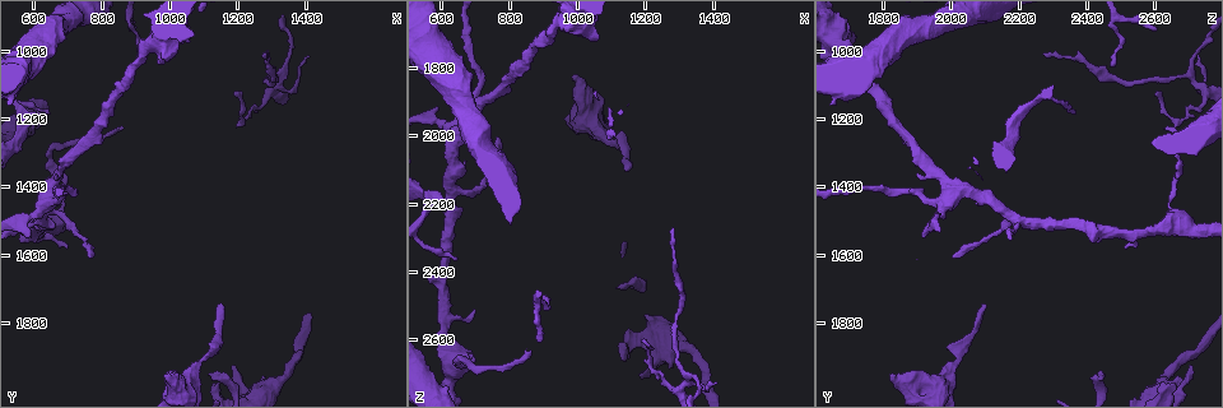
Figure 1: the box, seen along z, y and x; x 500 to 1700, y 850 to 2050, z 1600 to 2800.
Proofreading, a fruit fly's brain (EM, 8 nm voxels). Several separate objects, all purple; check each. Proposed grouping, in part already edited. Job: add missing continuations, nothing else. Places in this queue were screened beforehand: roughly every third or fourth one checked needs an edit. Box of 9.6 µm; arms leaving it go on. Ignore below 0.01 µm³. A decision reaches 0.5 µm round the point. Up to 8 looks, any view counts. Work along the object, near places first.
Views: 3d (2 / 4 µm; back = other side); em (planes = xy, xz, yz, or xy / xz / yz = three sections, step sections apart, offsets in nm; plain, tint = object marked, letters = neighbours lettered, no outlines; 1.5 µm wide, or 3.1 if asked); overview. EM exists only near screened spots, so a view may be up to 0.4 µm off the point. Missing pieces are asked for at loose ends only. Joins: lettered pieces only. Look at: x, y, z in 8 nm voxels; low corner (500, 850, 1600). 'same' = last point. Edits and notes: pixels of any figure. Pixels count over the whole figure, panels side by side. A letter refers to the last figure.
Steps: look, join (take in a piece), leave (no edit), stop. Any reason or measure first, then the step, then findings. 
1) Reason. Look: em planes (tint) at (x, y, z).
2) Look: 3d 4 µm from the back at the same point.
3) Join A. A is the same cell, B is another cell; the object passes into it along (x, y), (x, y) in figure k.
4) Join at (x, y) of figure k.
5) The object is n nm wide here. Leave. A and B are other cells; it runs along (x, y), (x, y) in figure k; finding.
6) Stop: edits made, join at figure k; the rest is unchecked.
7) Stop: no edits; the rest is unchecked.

End of a long branch. Look: em xz step 4 (letters) at (860, 1220, 2630).

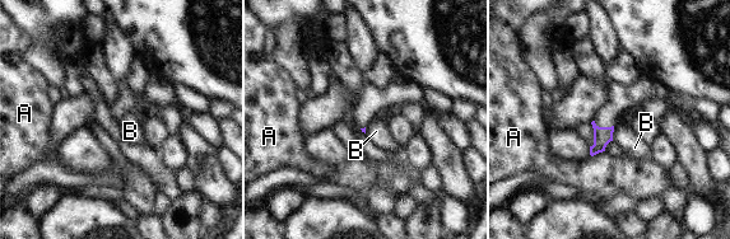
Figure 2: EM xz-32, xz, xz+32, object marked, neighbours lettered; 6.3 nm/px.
Leave. A and B are other cells; a border runs along (614, 126), (612, 140) in figure 2; none of them fits.

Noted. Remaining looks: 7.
Free end. Look: em planes (letters) at (590, 1540, 1930).

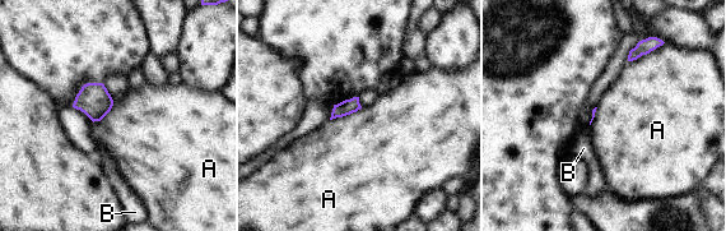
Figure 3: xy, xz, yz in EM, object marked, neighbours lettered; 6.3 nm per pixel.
The longest contact is with A, 220 nm. Leave. A and B are other cells; a border runs along (362, 107), (330, 120) in figure 3; none of them fits.

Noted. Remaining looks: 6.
Tapers out. Look: em xz step 4 (tint) at (1130, 1750, 2100).

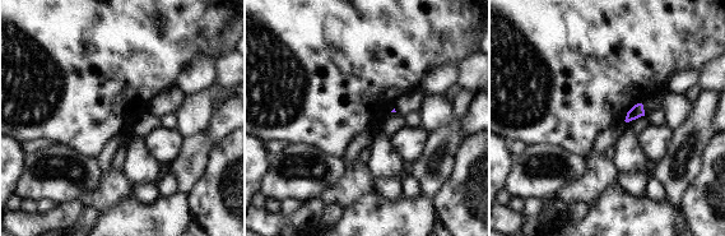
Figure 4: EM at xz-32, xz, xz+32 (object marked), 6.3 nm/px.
Cut it another way. Look: em planes (letters) at the same point.

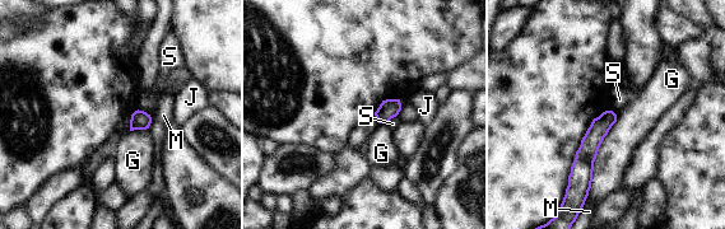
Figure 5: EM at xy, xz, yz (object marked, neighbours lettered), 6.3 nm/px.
Leave. G, J, M and S are other cells; it runs along (609, 113), (585, 155), (581, 185) in figure 5; no lettered piece goes on from it.

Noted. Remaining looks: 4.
Stop: no edits; the rest is unchecked.

